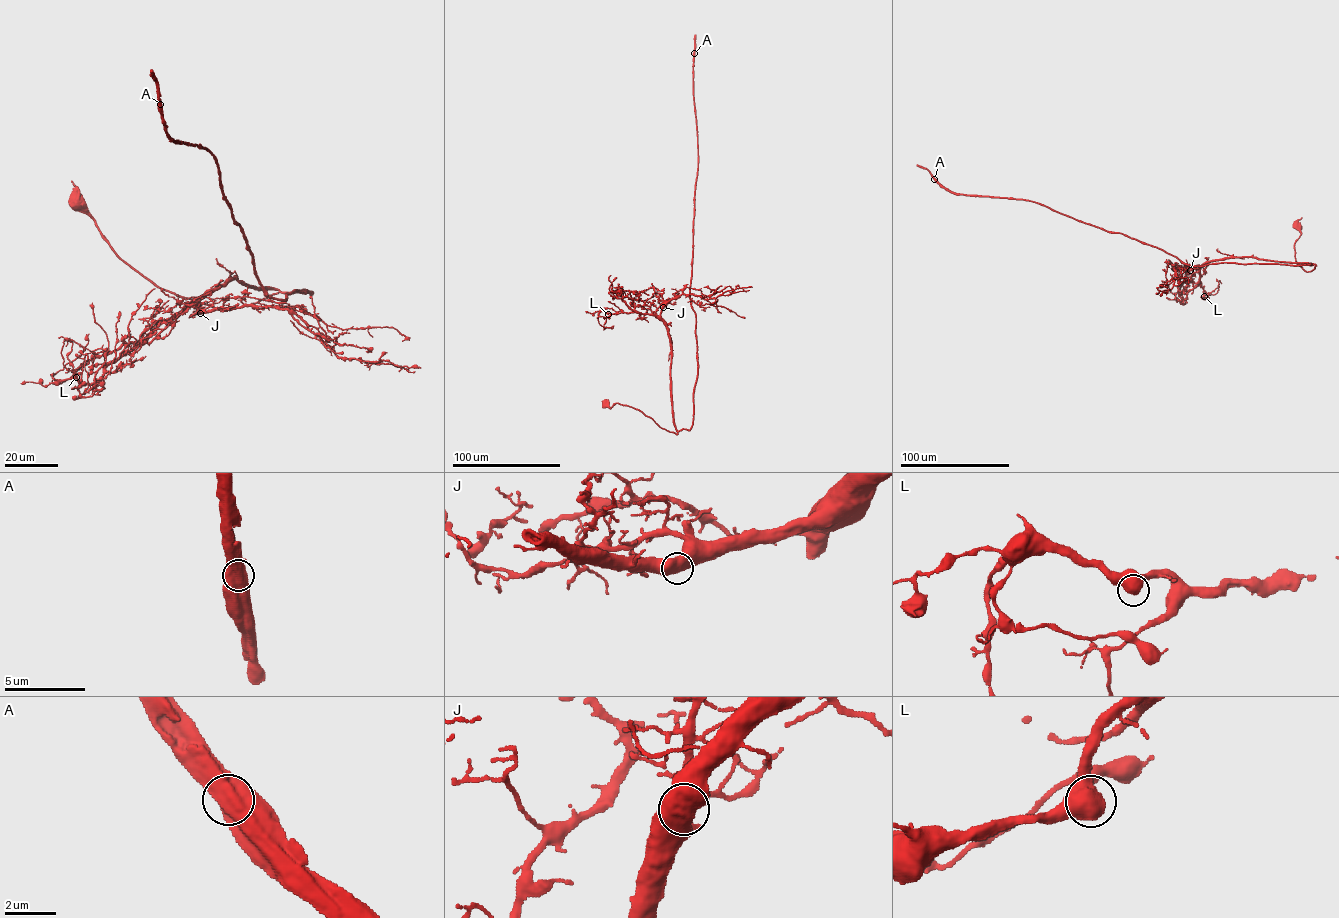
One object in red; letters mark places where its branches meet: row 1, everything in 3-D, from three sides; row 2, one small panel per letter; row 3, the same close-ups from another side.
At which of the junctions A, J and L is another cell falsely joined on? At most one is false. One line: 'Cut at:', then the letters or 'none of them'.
Cut at: A

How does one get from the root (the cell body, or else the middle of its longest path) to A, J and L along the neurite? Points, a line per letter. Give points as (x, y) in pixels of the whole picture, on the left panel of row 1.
A: (77, 201), (121, 259), (181, 296), (230, 309), (311, 293), (266, 294), (211, 153), (168, 138), (160, 105)
J: (77, 201), (112, 250), (162, 288), (221, 310), (278, 291), (231, 278), (198, 302), (200, 313)
L: (77, 201), (112, 250), (162, 288), (221, 310), (278, 291), (231, 278), (143, 338), (91, 358), (76, 377)

